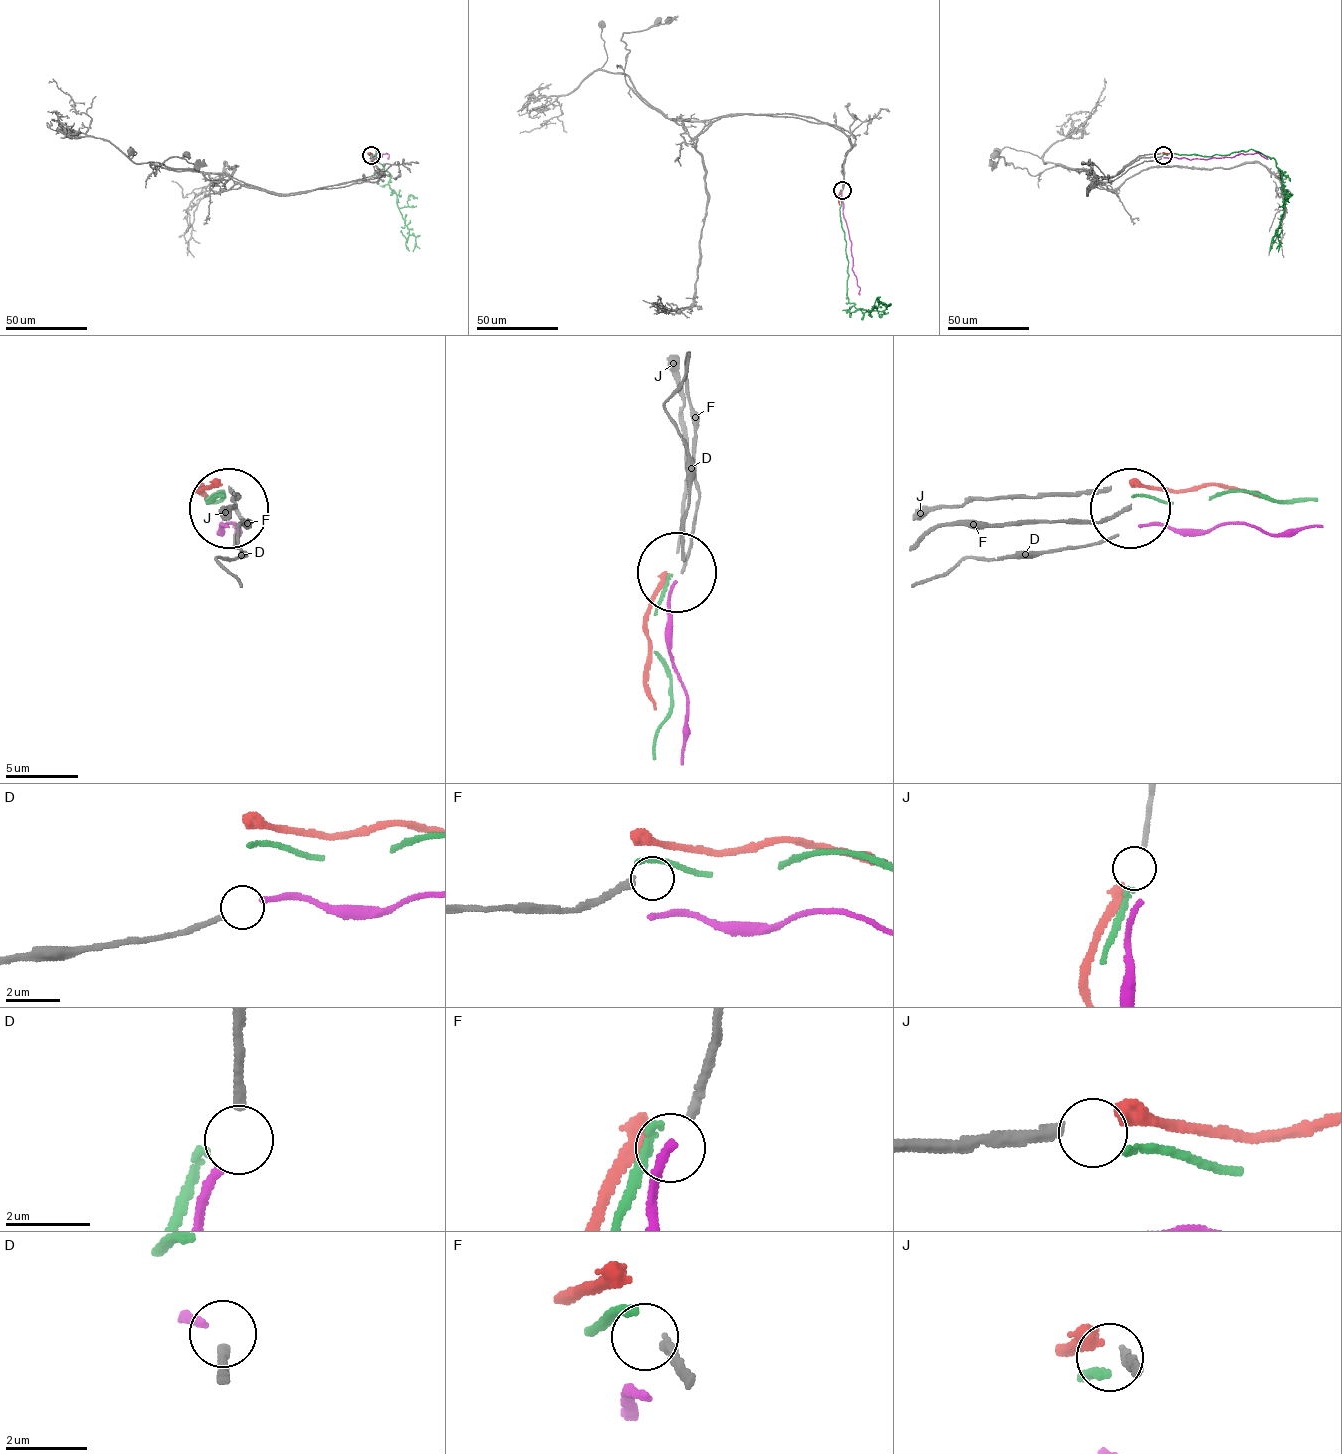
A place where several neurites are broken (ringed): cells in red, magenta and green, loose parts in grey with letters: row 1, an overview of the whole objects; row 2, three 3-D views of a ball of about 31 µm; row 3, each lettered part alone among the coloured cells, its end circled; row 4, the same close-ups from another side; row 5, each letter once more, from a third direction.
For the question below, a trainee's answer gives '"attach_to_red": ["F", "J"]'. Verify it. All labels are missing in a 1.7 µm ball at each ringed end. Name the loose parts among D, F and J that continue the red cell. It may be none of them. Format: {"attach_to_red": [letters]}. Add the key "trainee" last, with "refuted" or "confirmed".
{"attach_to_red": ["J"], "trainee": "refuted"}

